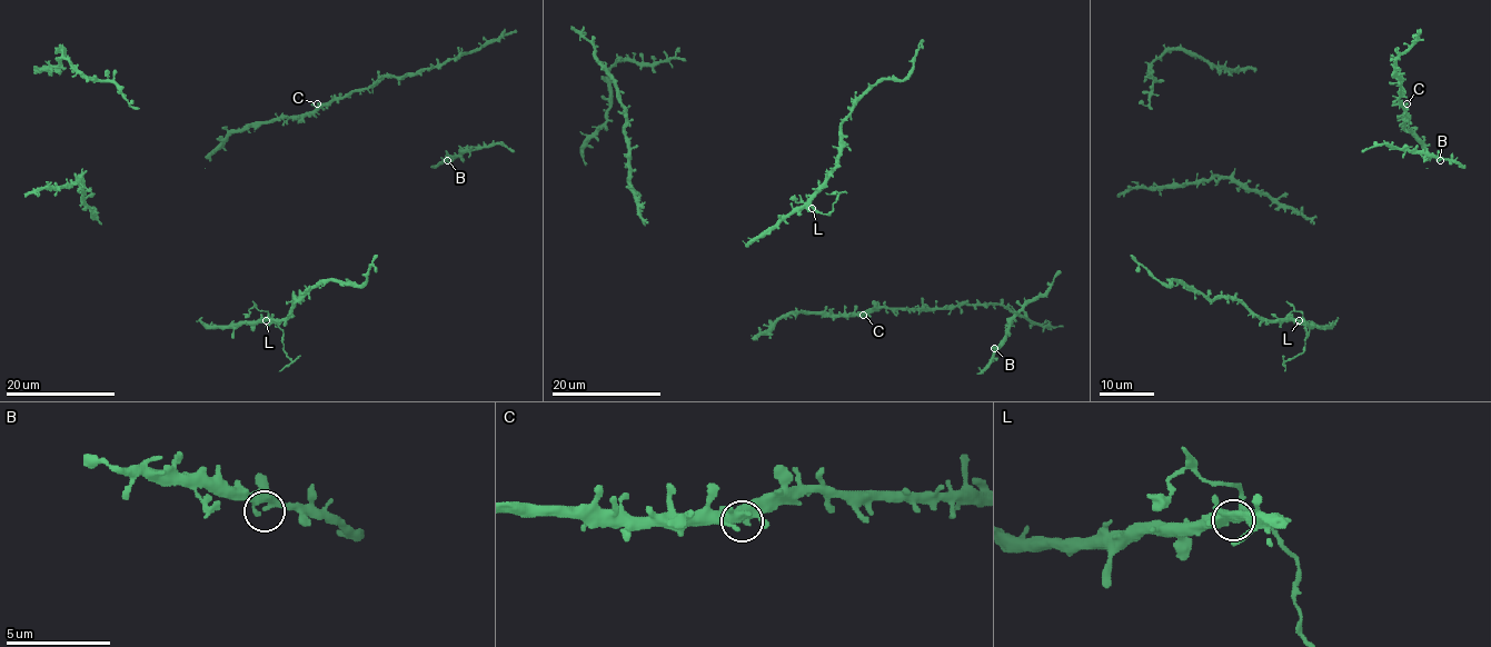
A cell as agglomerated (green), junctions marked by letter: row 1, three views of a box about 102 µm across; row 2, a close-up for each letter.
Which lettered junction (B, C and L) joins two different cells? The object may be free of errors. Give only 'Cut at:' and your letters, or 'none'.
Cut at: L

